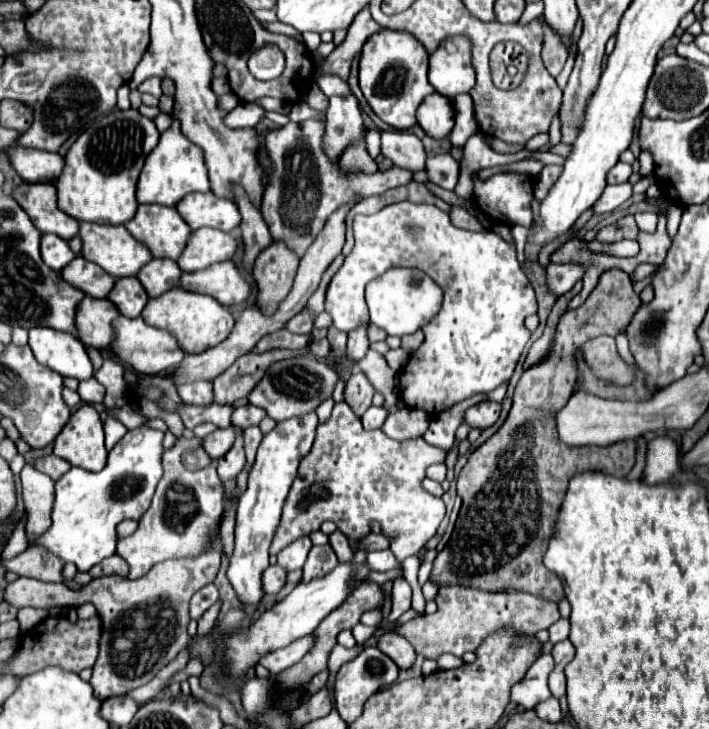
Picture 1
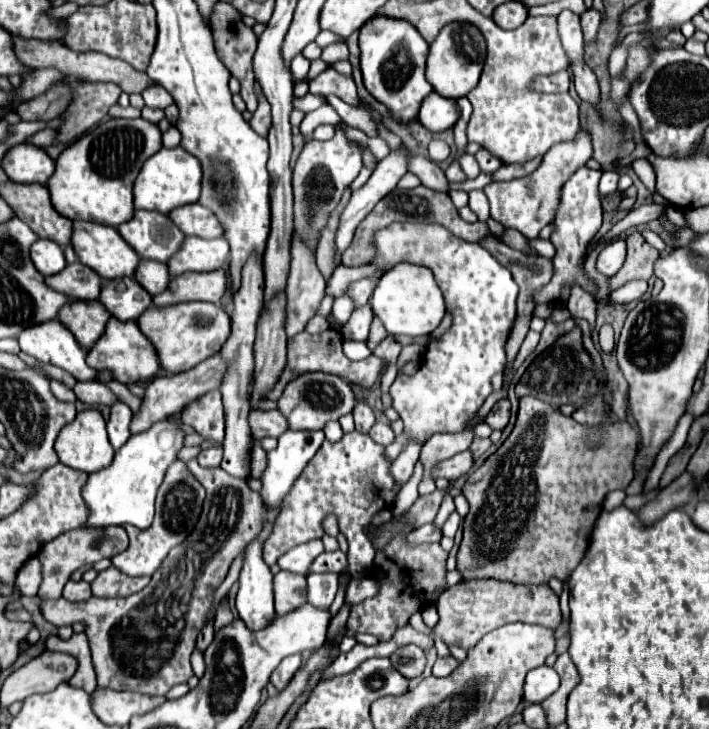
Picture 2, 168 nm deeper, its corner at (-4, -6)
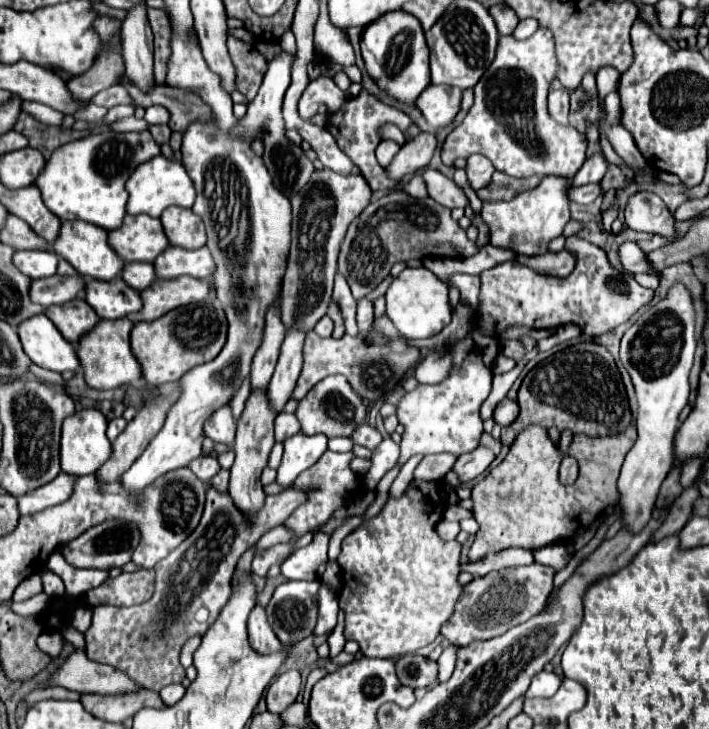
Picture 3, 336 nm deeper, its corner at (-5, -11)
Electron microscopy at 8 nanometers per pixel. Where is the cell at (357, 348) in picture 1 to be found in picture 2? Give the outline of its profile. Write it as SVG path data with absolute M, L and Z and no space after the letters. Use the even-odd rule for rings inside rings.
M364 304L360 308L356 308L350 316L350 320L344 324L342 328L342 336L344 338L352 338L352 340L366 340L368 338L368 330L370 330L370 324L372 324L372 308L370 304Z

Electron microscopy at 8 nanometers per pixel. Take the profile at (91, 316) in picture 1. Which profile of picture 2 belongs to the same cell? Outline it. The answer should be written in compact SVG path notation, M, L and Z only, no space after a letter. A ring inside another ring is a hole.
M66 302L58 312L58 320L74 334L82 348L92 348L94 342L102 336L110 312L102 306L102 302Z

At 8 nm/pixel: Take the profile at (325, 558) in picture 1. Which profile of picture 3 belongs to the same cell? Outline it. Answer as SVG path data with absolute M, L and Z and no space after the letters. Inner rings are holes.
M321 585L317 603L319 603L319 617L317 617L317 625L315 625L315 635L325 635L325 633L333 631L337 625L337 611L339 611L337 595L327 585Z

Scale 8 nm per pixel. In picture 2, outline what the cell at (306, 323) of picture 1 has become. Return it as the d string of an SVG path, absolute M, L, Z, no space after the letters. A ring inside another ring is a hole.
M314 316L314 318L308 322L306 332L310 332L310 334L320 334L320 332L324 332L324 330L328 330L328 328L330 328L330 324L328 324L328 320L326 320L324 316Z

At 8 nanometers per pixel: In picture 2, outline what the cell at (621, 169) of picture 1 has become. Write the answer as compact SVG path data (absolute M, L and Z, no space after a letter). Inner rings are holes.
M616 170L602 172L600 186L598 186L598 192L600 192L600 196L606 196L606 194L614 192L614 190L616 190L616 184L618 184L618 178L620 178L620 174L618 174Z

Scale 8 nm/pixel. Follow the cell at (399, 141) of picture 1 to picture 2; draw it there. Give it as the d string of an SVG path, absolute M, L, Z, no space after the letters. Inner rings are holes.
M408 152L408 170L412 174L416 174L422 180L422 184L430 190L436 190L436 192L448 192L450 190L450 182L446 180L442 168L424 156L412 156Z

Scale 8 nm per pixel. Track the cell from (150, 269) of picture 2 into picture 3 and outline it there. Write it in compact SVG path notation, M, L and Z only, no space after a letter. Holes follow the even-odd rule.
M125 263L121 277L127 281L127 285L143 291L155 281L155 267L153 263Z

